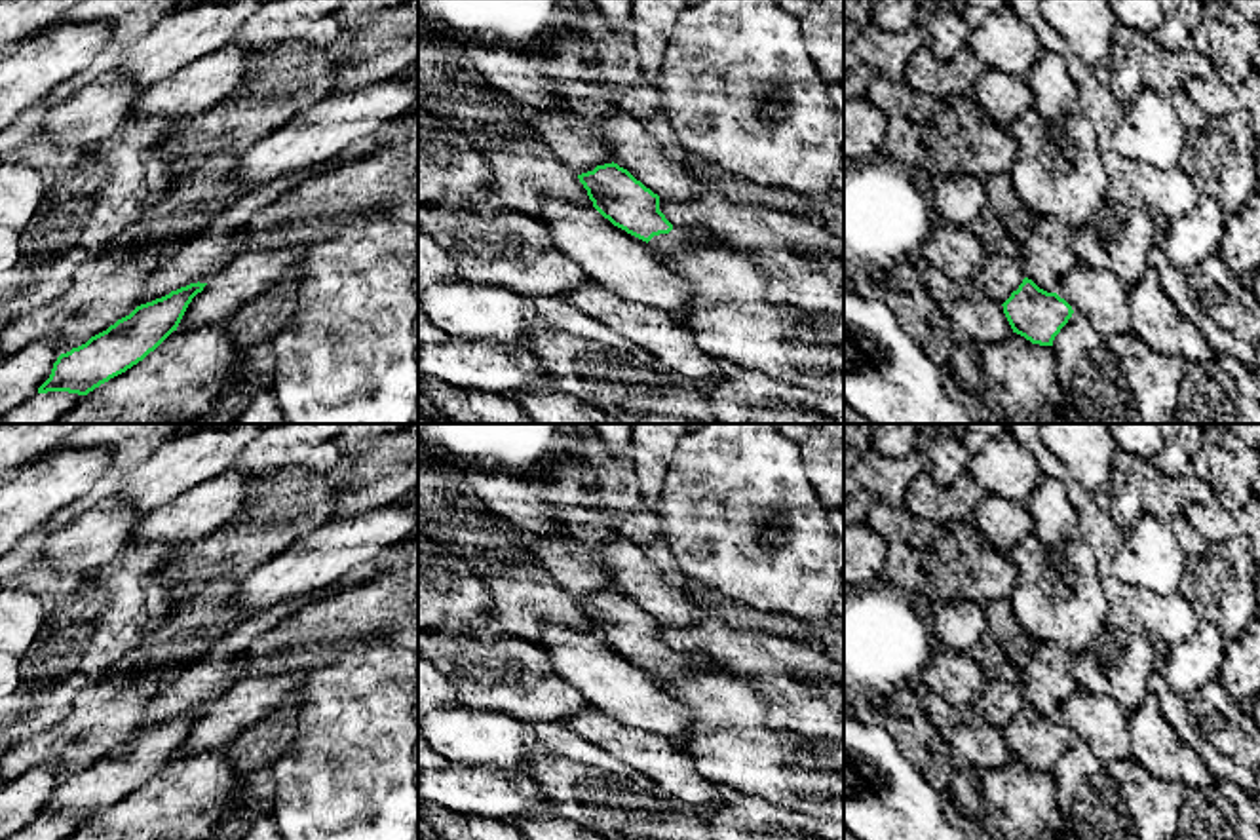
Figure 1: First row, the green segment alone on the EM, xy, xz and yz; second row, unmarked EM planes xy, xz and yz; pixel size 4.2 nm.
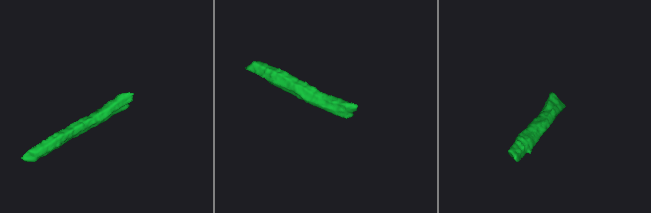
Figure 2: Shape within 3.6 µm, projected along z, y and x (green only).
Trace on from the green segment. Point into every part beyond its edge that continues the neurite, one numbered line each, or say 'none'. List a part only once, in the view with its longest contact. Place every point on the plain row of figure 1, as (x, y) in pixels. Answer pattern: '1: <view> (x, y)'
1: xz (677, 666)

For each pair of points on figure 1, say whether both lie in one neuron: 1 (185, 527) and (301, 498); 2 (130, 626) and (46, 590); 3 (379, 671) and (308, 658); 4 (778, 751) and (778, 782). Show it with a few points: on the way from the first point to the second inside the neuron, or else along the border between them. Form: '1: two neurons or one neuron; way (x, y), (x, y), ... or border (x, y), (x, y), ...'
1: two neurons; border (263, 477), (227, 523), (198, 538)
2: one neuron; way (109, 620), (101, 612), (82, 612), (67, 597)
3: two neurons; border (348, 649), (335, 662), (308, 671)
4: one neuron; way (778, 759), (778, 774)

